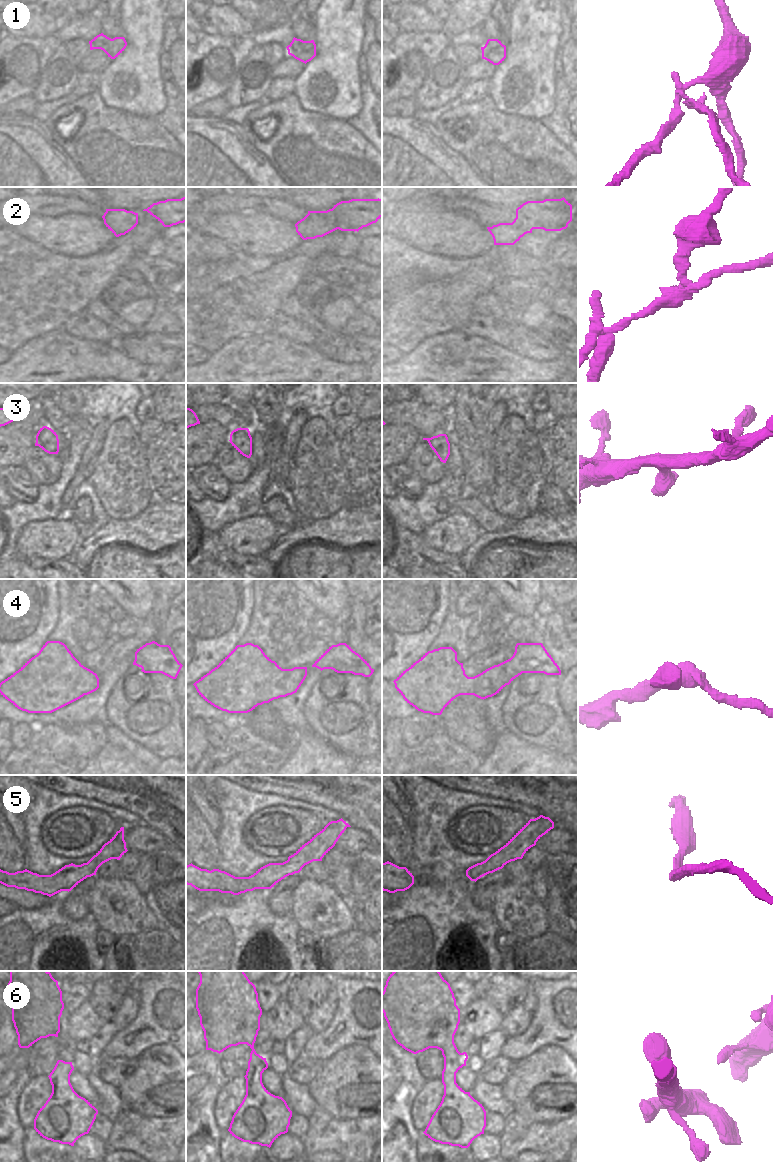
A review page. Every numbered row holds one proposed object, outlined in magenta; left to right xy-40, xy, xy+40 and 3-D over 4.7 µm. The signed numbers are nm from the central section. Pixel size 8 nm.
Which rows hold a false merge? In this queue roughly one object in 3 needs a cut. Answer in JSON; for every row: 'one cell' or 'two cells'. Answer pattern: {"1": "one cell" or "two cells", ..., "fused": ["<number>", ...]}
{"1": "two cells", "2": "two cells", "3": "one cell", "4": "one cell", "5": "one cell", "6": "one cell", "fused": ["1", "2"]}

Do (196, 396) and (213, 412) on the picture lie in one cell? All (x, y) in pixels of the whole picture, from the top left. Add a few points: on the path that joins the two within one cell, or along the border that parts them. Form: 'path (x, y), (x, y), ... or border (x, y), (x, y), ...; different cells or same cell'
border (227, 401), (201, 404), (196, 408); different cells

